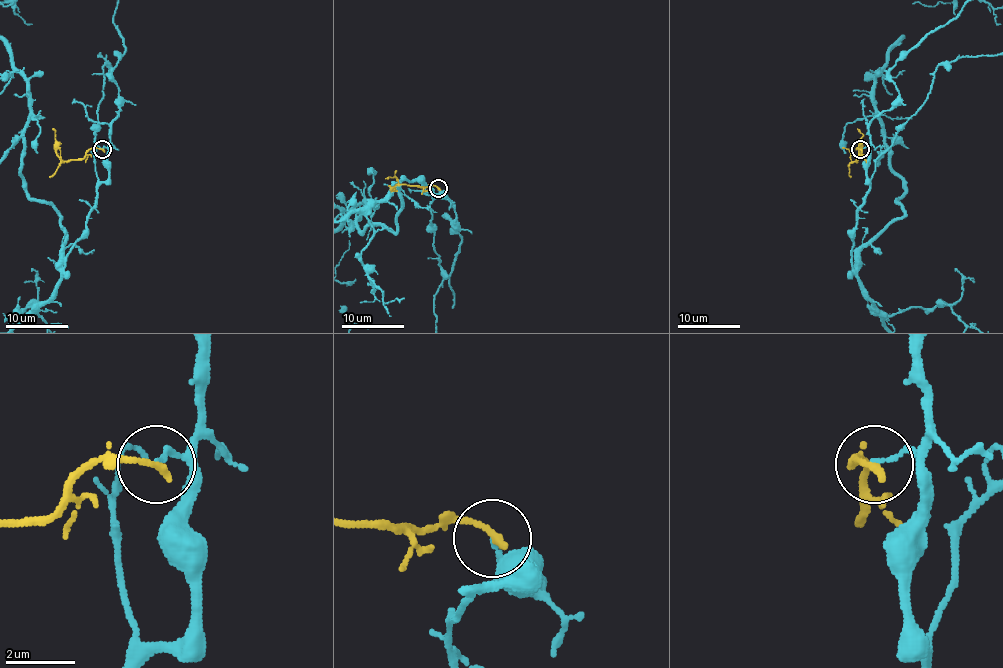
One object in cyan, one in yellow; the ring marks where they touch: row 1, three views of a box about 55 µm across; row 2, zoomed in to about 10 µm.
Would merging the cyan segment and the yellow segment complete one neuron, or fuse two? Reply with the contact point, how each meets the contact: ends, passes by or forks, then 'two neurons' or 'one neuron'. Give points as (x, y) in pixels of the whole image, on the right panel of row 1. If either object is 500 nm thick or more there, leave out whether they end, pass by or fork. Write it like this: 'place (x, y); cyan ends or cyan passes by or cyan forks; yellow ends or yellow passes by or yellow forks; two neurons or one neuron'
place (860, 149); cyan ends; yellow ends; two neurons

